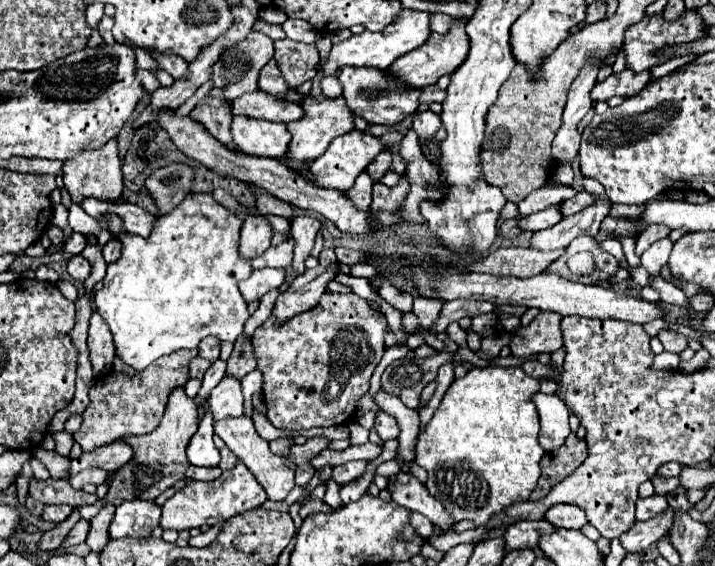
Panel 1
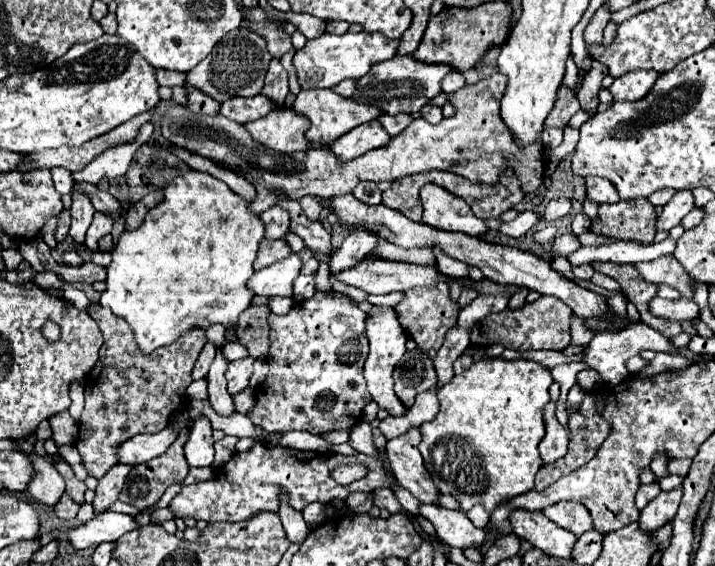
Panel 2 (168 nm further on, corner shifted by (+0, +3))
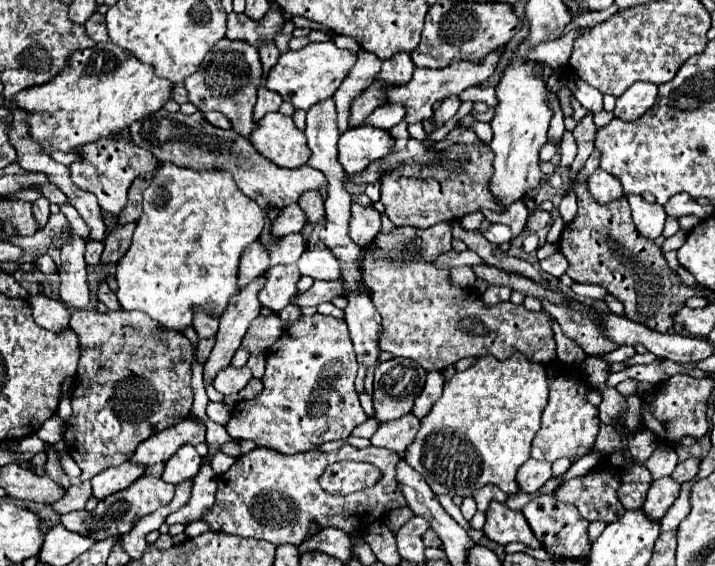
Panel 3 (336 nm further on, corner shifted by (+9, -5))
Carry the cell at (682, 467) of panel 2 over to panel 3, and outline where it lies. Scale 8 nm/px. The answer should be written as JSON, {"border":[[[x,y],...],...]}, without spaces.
{"border":[[[689,458],[689,460],[685,460],[683,464],[677,464],[677,468],[673,470],[671,478],[673,478],[675,482],[683,484],[683,482],[687,482],[687,480],[695,478],[697,468],[699,468],[699,460],[697,460],[697,458]]]}

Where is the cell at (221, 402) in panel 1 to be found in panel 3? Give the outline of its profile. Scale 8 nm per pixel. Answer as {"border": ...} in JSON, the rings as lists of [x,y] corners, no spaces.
{"border":[[[227,366],[225,370],[221,370],[221,374],[217,374],[217,378],[213,380],[213,386],[217,392],[221,394],[235,394],[239,392],[251,378],[251,372],[247,366],[243,368],[233,368],[233,366]]]}

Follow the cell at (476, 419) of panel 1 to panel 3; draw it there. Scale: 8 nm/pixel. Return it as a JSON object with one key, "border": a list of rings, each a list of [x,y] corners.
{"border":[[[519,354],[509,358],[509,362],[501,362],[493,356],[479,358],[475,366],[465,372],[457,372],[451,380],[445,382],[441,398],[433,404],[429,414],[421,418],[421,430],[411,446],[407,446],[403,458],[425,478],[437,496],[447,494],[451,498],[473,498],[473,494],[487,484],[495,484],[507,494],[517,494],[519,486],[515,476],[521,464],[531,456],[531,440],[539,430],[541,410],[545,408],[547,396],[549,390],[543,364],[533,364]]]}

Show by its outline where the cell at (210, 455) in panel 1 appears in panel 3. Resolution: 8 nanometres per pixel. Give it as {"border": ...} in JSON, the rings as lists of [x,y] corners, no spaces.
{"border":[[[191,444],[181,446],[165,464],[163,480],[171,484],[181,484],[185,480],[191,480],[201,468],[201,456]]]}

